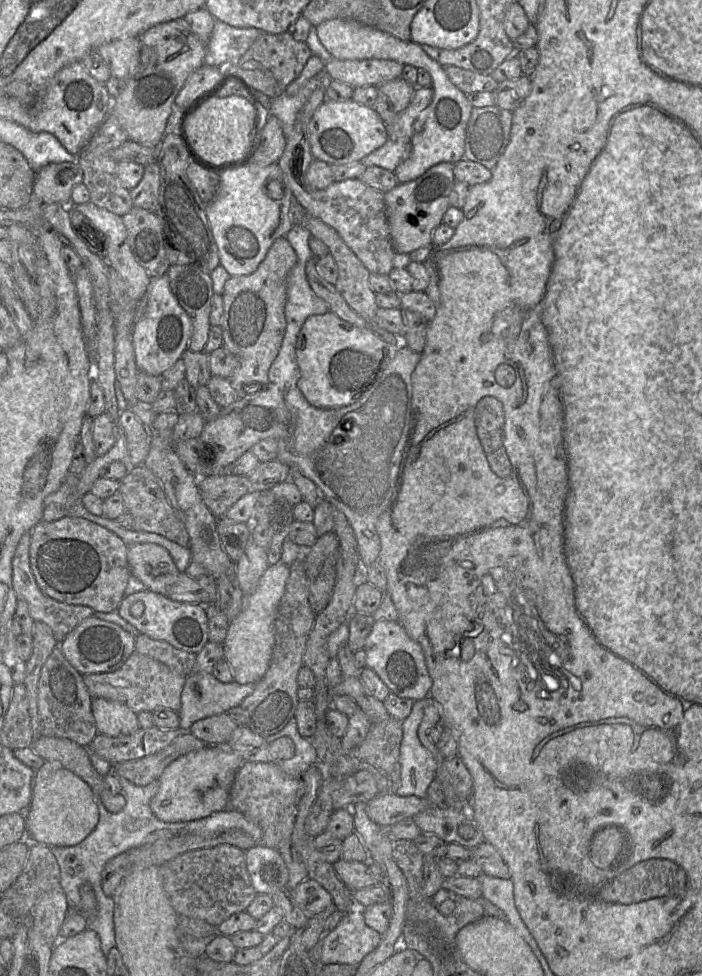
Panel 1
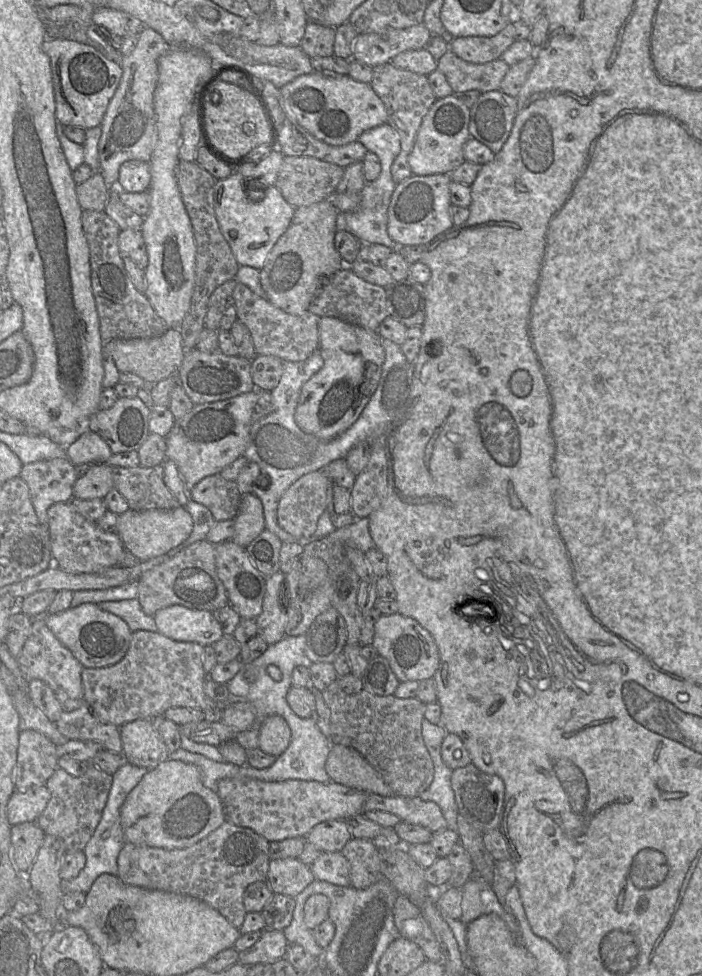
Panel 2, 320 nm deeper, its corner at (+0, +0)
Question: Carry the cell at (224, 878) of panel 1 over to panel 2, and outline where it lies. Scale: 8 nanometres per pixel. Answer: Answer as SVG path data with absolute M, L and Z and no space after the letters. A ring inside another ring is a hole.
M226 820L207 837L185 848L164 849L125 842L117 857L117 877L125 884L199 899L239 929L247 913L243 905L245 889L252 883L266 881L269 844L253 830Z

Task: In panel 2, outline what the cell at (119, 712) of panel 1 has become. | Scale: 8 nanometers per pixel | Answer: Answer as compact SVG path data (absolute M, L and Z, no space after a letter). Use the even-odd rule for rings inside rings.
M138 719L119 728L124 761L151 770L169 759L157 720Z

